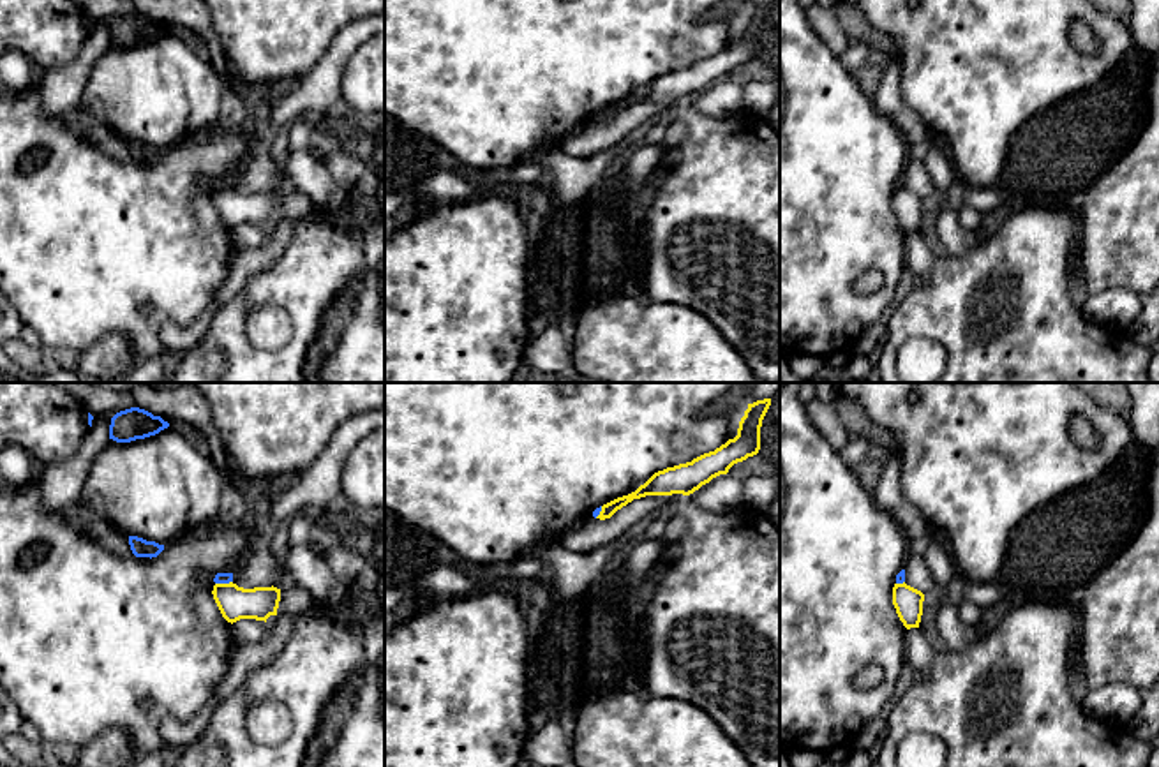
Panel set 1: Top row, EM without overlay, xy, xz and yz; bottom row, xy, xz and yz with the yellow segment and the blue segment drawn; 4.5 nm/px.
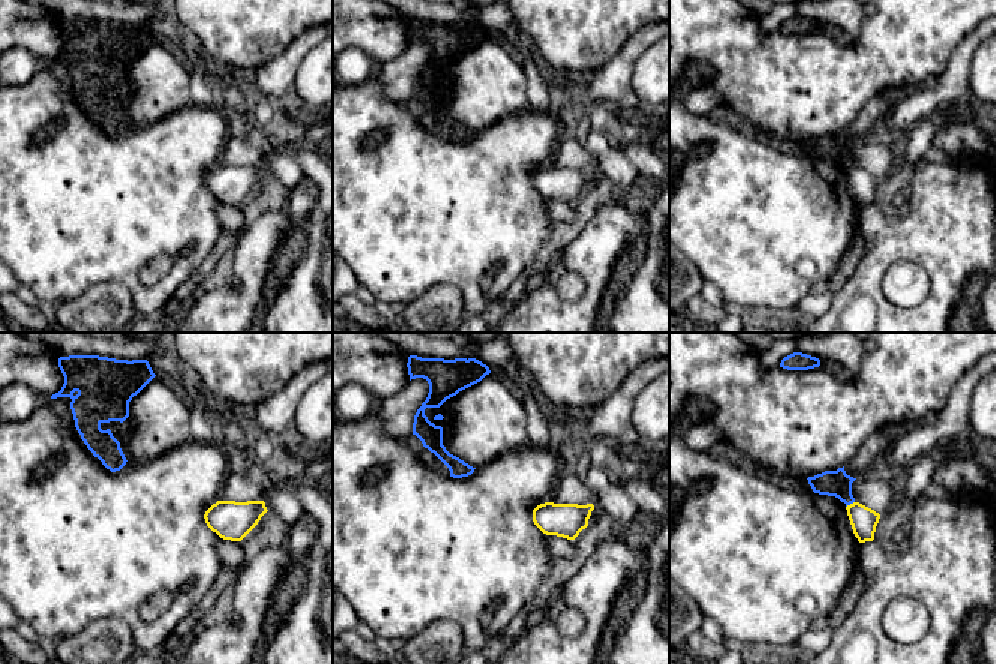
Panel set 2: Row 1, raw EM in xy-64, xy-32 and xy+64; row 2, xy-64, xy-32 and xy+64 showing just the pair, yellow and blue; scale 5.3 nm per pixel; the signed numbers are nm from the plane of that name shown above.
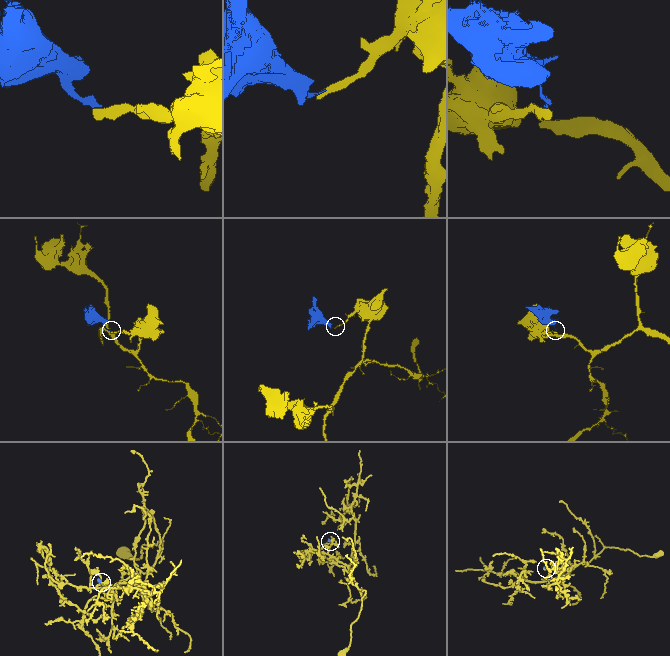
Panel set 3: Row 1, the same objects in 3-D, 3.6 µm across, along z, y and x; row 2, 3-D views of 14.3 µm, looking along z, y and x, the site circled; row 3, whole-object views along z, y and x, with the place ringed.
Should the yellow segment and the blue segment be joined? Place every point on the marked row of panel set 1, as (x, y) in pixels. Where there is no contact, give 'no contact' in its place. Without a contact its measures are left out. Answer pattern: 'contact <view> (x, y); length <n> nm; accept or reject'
contact xy (223, 584); length 80 nm; reject

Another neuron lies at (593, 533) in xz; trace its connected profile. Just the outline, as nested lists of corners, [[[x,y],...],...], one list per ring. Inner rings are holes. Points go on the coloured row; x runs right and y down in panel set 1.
[[[646,495],[633,499],[610,518],[587,518],[586,522],[565,531],[559,543],[573,552],[589,552],[593,548],[617,541],[619,538],[635,534],[646,520],[649,520],[662,506],[679,503],[686,495]]]

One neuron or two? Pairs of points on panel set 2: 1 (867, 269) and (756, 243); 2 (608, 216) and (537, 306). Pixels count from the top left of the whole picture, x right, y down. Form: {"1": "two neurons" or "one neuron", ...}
{"1": "two neurons", "2": "one neuron"}

